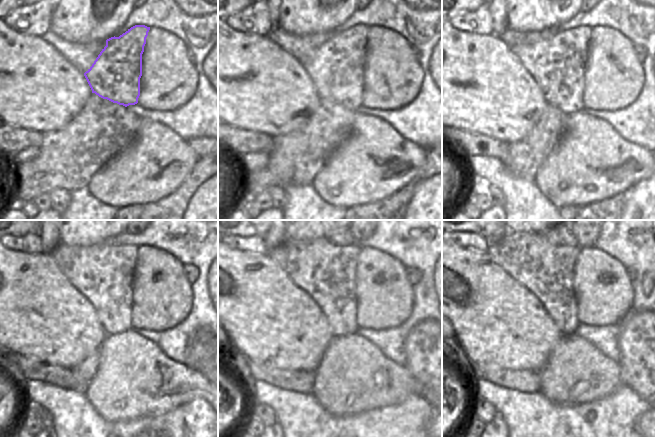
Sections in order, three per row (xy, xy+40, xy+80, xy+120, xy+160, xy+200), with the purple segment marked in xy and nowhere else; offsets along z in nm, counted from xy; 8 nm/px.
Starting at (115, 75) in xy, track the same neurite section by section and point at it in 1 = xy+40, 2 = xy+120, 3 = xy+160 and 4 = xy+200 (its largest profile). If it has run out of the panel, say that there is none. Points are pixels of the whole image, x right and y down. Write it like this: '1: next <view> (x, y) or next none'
1: next xy+40 (336, 68)
2: next xy+120 (103, 273)
3: next xy+160 (327, 272)
4: next xy+200 (547, 270)

